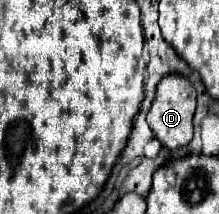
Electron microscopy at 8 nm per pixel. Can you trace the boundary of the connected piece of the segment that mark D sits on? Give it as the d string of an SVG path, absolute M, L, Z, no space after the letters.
M166 75L166 79L162 79L158 83L156 99L154 99L150 113L148 113L148 125L154 131L156 139L164 147L168 147L168 149L184 147L192 141L194 109L196 109L196 91L194 91L192 83L182 75Z

